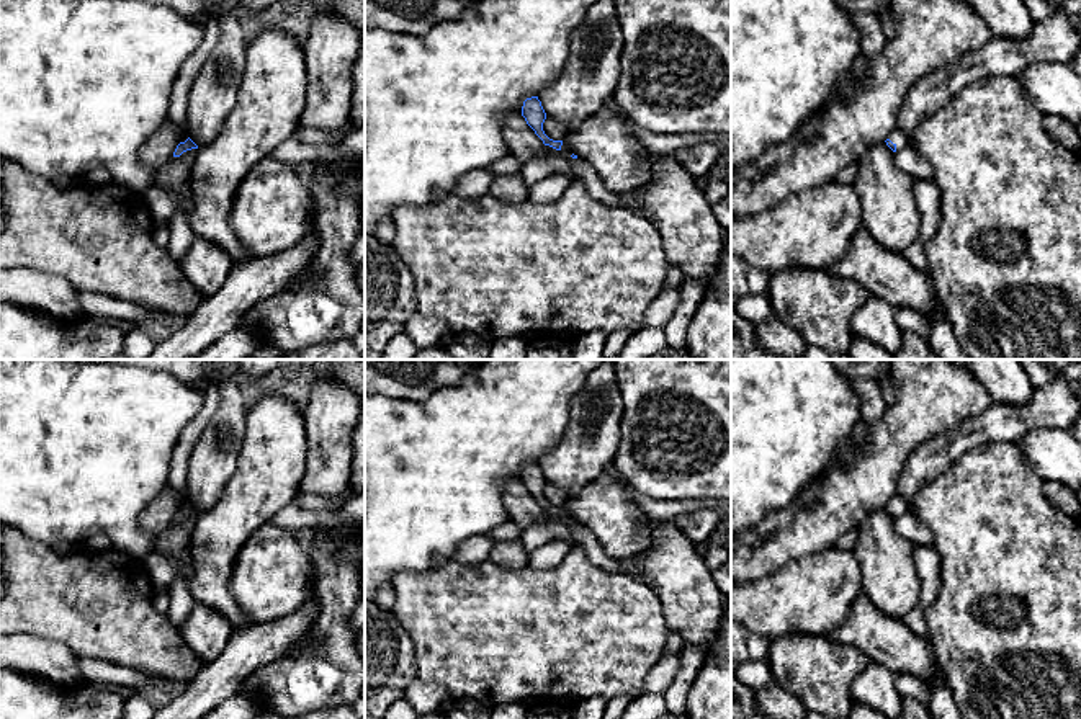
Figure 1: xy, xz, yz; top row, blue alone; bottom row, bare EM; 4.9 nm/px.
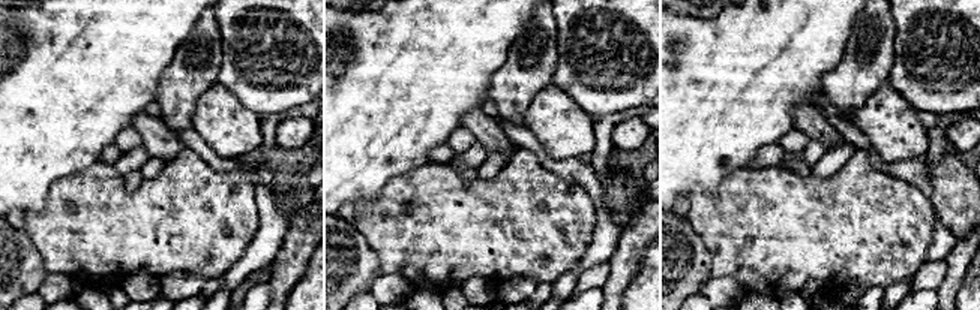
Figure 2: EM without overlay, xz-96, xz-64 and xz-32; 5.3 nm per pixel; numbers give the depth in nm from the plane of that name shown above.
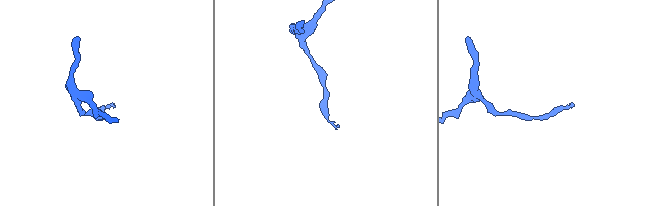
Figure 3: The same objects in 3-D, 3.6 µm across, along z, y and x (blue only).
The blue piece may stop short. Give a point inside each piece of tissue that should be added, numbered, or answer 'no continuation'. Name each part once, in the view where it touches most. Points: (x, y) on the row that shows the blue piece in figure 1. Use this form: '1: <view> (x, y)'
1: yz (897, 136)

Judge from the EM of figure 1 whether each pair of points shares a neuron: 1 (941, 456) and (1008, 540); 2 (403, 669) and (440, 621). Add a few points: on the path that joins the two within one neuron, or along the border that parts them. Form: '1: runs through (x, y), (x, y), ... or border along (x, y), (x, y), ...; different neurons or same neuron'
1: border along (983, 445), (972, 446), (919, 489); different neurons
2: border along (396, 620), (412, 644), (417, 678); different neurons

